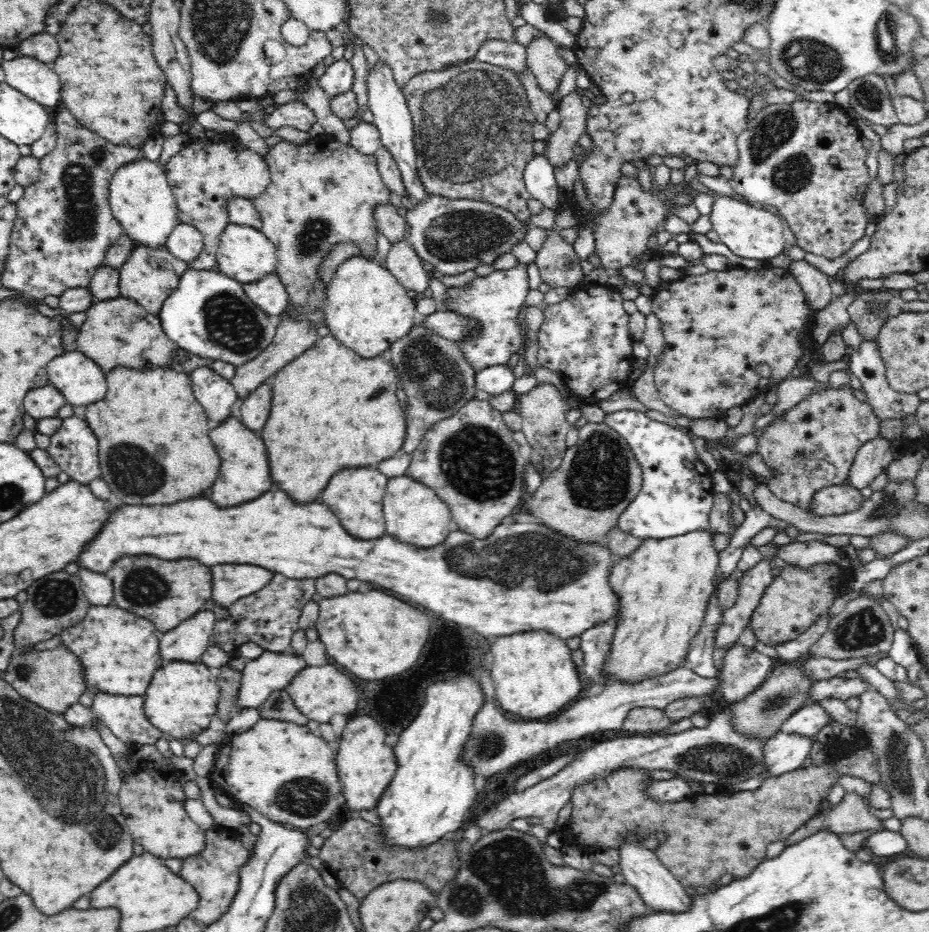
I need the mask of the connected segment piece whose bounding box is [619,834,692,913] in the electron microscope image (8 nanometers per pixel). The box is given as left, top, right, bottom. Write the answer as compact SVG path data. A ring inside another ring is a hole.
M632 834L620 848L620 865L625 875L625 882L640 894L641 900L652 911L672 911L681 913L687 911L692 904L692 899L684 890L684 886L664 864L658 859L654 850L640 844L637 834Z

